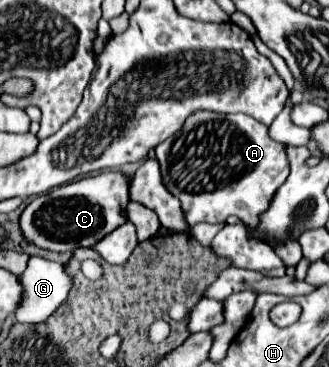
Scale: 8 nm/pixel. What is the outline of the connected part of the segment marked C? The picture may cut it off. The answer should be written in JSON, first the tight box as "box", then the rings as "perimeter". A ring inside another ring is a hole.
{"box":[18,173,128,253],"perimeter":[[[100,173],[32,199],[32,203],[22,211],[18,223],[30,245],[56,253],[68,253],[78,247],[94,247],[98,239],[122,225],[126,221],[122,211],[128,201],[128,177],[122,173]]]}

